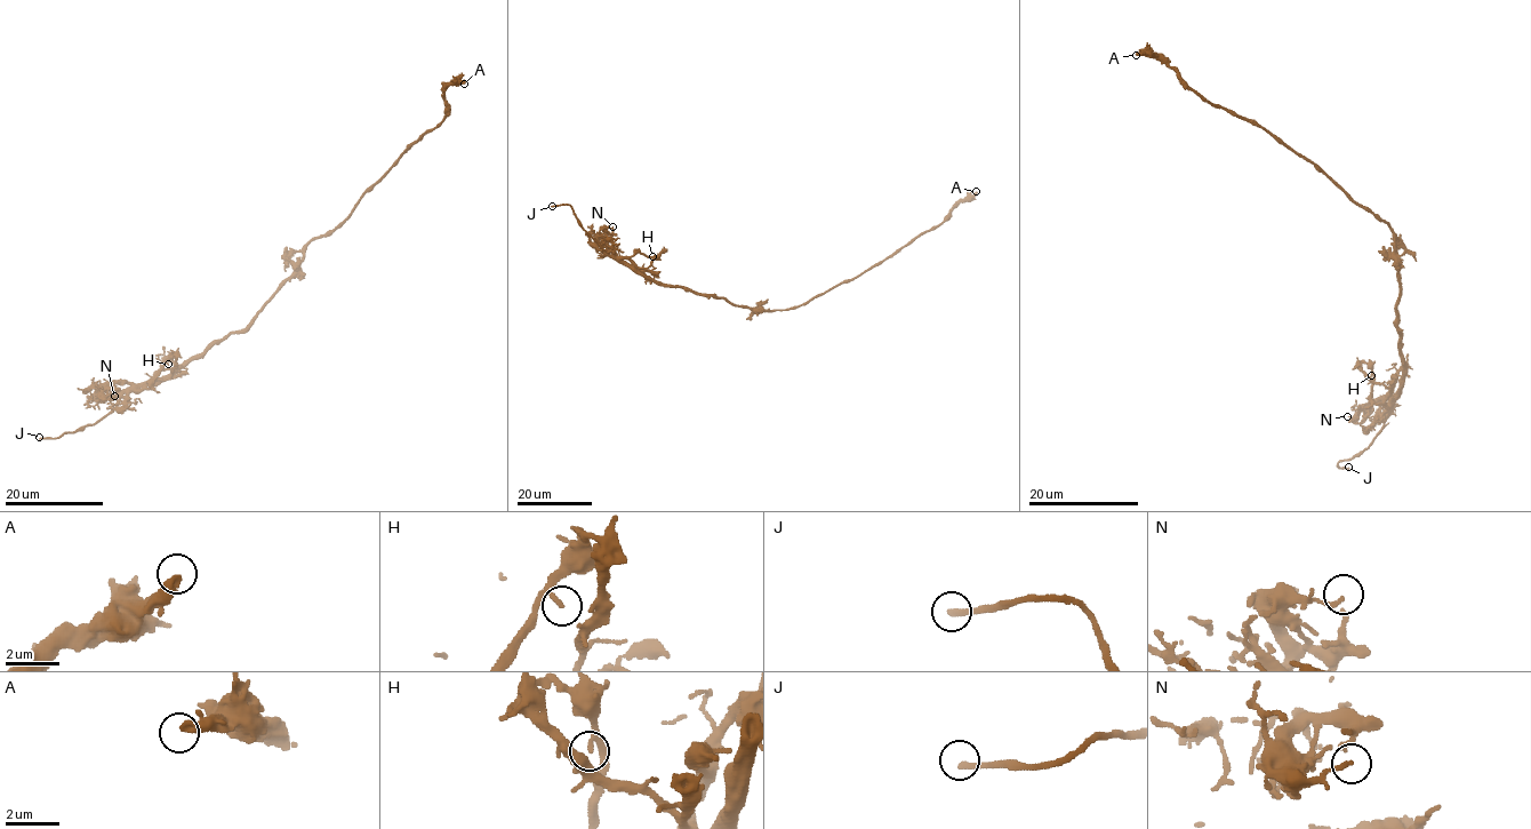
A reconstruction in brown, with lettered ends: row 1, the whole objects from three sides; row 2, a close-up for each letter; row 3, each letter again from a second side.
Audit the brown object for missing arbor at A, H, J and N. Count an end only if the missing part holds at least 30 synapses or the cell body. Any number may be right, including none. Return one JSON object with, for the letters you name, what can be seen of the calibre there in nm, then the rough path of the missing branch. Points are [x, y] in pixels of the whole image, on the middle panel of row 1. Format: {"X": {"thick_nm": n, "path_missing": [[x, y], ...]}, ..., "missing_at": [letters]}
{"J": {"thick_nm": 240}, "missing_at": ["J"]}

